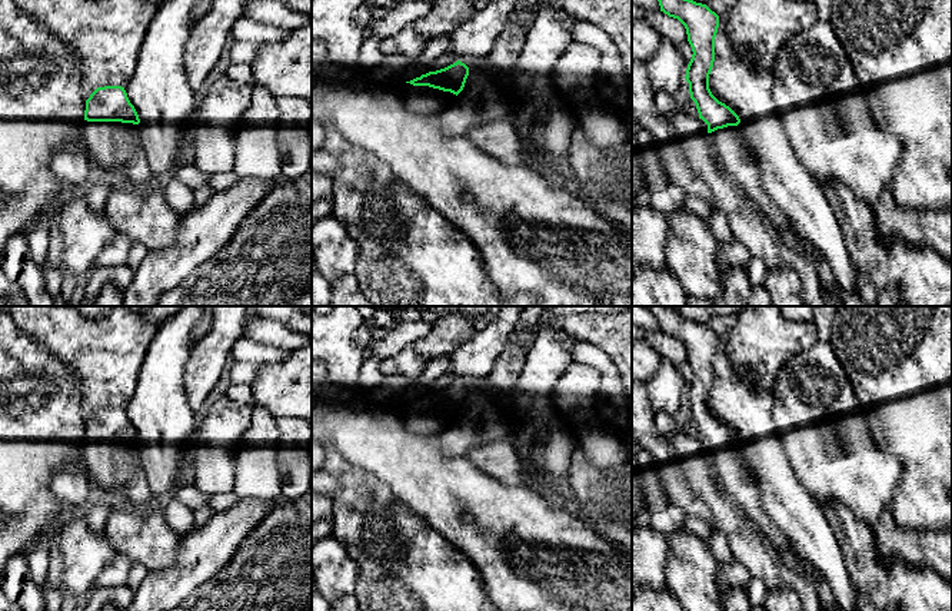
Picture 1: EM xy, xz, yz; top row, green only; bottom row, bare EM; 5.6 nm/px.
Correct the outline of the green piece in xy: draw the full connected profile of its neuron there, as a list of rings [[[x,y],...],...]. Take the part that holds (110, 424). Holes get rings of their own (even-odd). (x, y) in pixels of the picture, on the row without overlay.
[[[97,408],[90,415],[80,454],[96,495],[120,494],[134,507],[154,501],[139,444],[139,435],[124,408]]]

